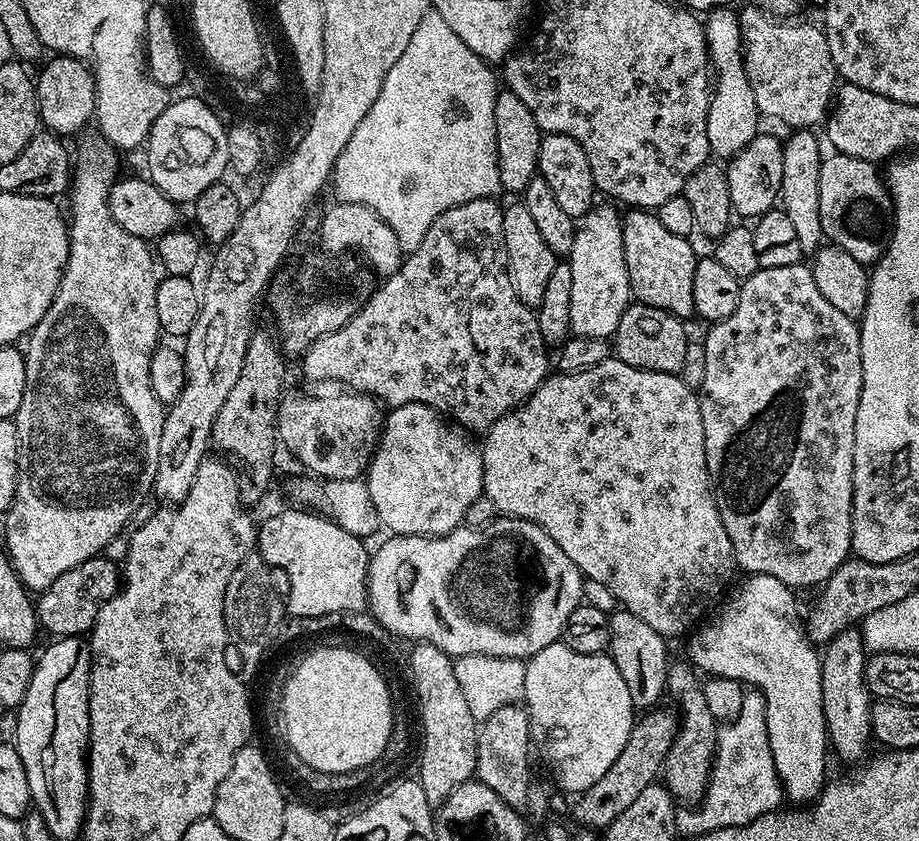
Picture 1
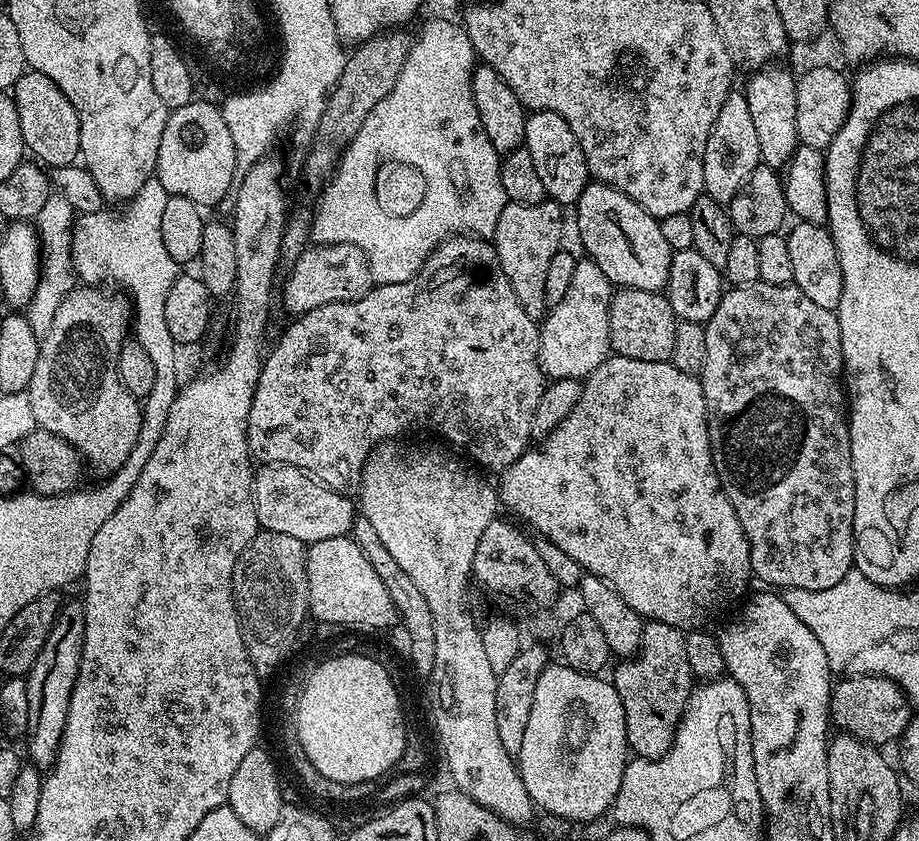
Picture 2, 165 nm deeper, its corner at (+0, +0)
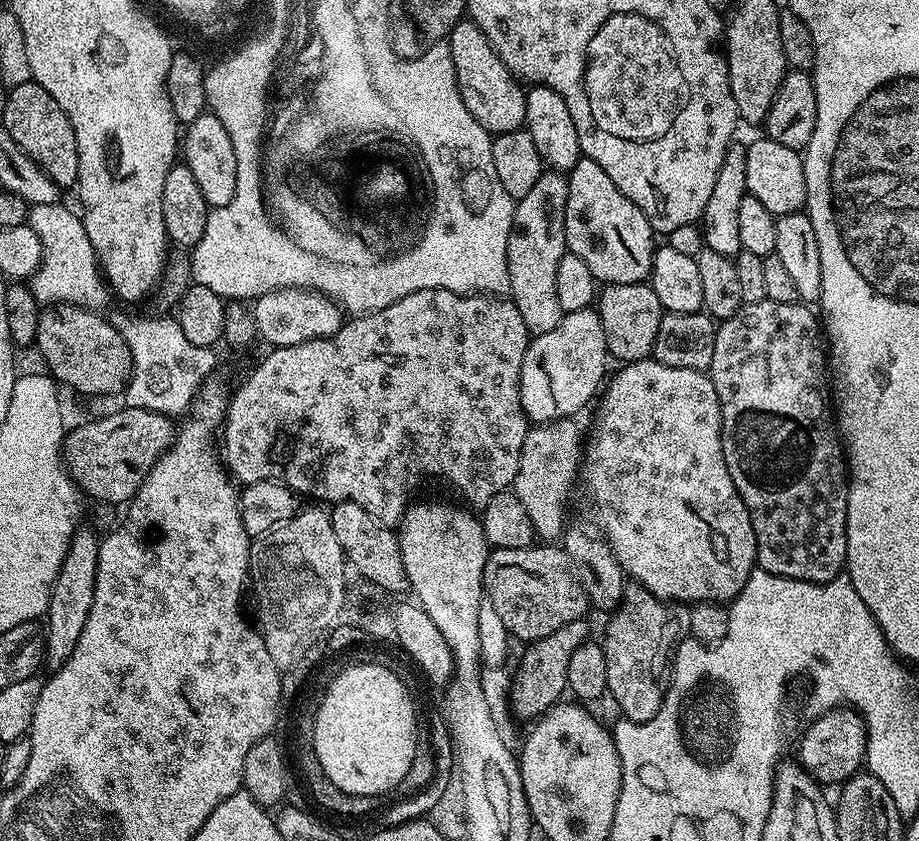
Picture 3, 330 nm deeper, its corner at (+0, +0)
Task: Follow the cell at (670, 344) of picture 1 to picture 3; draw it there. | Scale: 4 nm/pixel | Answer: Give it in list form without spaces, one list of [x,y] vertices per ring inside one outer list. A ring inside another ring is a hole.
[[[651,283],[603,285],[598,292],[598,311],[606,334],[608,354],[613,361],[631,362],[652,356],[654,338],[658,338],[658,326],[666,313]]]

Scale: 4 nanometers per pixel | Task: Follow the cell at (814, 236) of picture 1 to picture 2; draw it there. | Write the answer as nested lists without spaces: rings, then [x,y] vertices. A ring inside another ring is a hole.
[[[765,66],[753,71],[748,80],[748,88],[743,89],[746,106],[750,108],[750,119],[754,122],[754,131],[758,134],[758,150],[760,159],[767,167],[783,169],[789,158],[796,152],[800,139],[796,133],[796,82],[797,77],[791,76],[784,68]]]

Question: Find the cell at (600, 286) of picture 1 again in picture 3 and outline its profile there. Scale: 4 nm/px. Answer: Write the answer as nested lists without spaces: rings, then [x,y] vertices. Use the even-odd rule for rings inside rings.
[[[591,307],[563,313],[554,330],[546,330],[546,334],[529,339],[520,375],[522,410],[533,425],[575,417],[575,412],[597,399],[606,380],[604,371],[608,364],[610,357],[599,311]]]

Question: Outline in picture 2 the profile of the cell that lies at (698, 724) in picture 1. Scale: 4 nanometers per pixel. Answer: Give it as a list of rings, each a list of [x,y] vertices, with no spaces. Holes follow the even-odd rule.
[[[645,623],[644,641],[635,658],[625,659],[610,676],[618,698],[624,707],[628,747],[639,759],[660,760],[672,749],[676,729],[688,709],[688,699],[694,691],[690,662],[686,662],[685,633],[674,626]]]

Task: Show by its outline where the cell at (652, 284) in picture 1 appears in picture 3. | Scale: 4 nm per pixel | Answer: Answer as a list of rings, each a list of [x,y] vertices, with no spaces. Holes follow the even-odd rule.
[[[582,158],[573,166],[568,177],[568,197],[566,198],[566,214],[564,215],[564,233],[566,234],[567,251],[578,254],[586,266],[590,266],[590,274],[601,285],[606,284],[643,284],[652,275],[652,253],[654,251],[654,233],[646,214],[610,182],[610,174],[598,166],[598,162]]]

